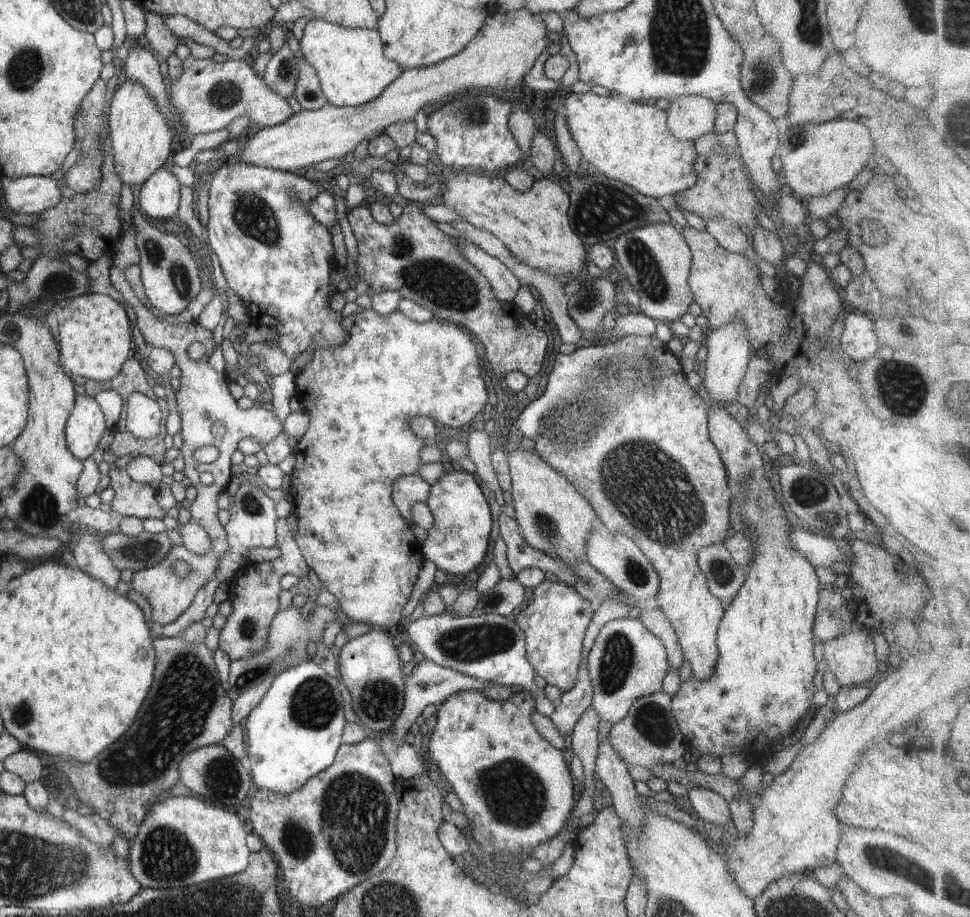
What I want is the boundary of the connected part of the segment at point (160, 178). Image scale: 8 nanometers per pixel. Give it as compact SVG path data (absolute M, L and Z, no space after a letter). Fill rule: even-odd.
M167 166L159 167L141 184L137 194L139 210L151 218L174 219L179 205L179 184Z

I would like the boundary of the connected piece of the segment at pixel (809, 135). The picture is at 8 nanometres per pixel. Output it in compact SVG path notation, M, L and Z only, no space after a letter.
M852 119L788 126L778 134L776 157L781 161L779 169L783 175L780 182L785 182L797 198L825 196L847 186L864 168L872 153L867 127Z

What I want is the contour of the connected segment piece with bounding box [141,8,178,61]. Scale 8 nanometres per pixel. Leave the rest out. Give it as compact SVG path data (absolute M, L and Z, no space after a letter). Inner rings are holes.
M141 8L145 18L144 36L148 42L148 48L154 50L161 60L174 53L178 45L177 36L166 28L161 16Z

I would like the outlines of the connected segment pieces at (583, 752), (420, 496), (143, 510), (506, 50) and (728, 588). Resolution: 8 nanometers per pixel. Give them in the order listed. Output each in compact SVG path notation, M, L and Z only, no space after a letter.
M589 706L579 720L575 722L575 726L571 732L571 748L572 752L581 760L583 765L583 773L589 777L594 771L594 760L597 756L598 742L598 721L601 720L597 716L597 712Z
M417 474L413 476L399 476L393 482L391 499L399 515L412 526L412 505L426 503L430 486Z
M125 468L108 470L109 487L113 489L111 510L123 517L141 520L147 518L163 519L166 510L162 510L155 502L155 485L134 482L129 479Z
M523 8L503 13L495 12L492 16L486 18L476 36L455 57L451 56L425 67L403 71L377 98L357 107L334 107L329 103L325 103L321 108L315 110L301 109L289 116L285 122L281 122L281 124L252 129L247 142L240 144L235 156L227 161L271 168L283 172L298 172L307 170L311 164L317 164L317 162L322 160L342 158L347 153L353 153L357 144L363 139L367 139L369 135L372 135L370 139L373 138L373 134L377 130L380 130L383 134L389 124L409 121L409 119L413 120L417 110L423 104L427 104L427 102L435 104L435 102L440 102L439 100L446 100L448 94L453 95L453 92L472 88L481 88L494 93L509 93L515 85L523 83L523 77L535 65L535 60L543 58L543 51L552 38L551 33L547 31L543 22L539 22L533 14L527 13Z
M713 543L701 548L696 553L696 562L705 576L709 592L725 610L745 581L745 569L732 560L723 543Z

